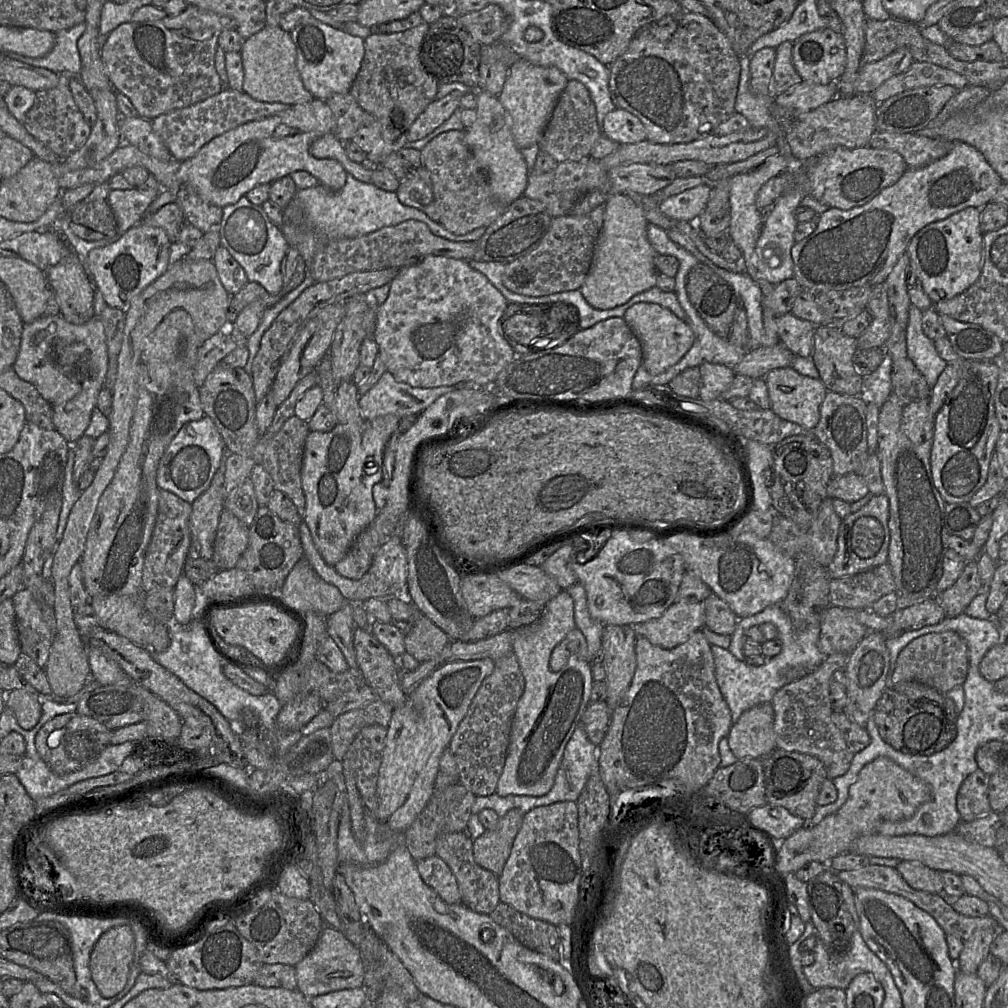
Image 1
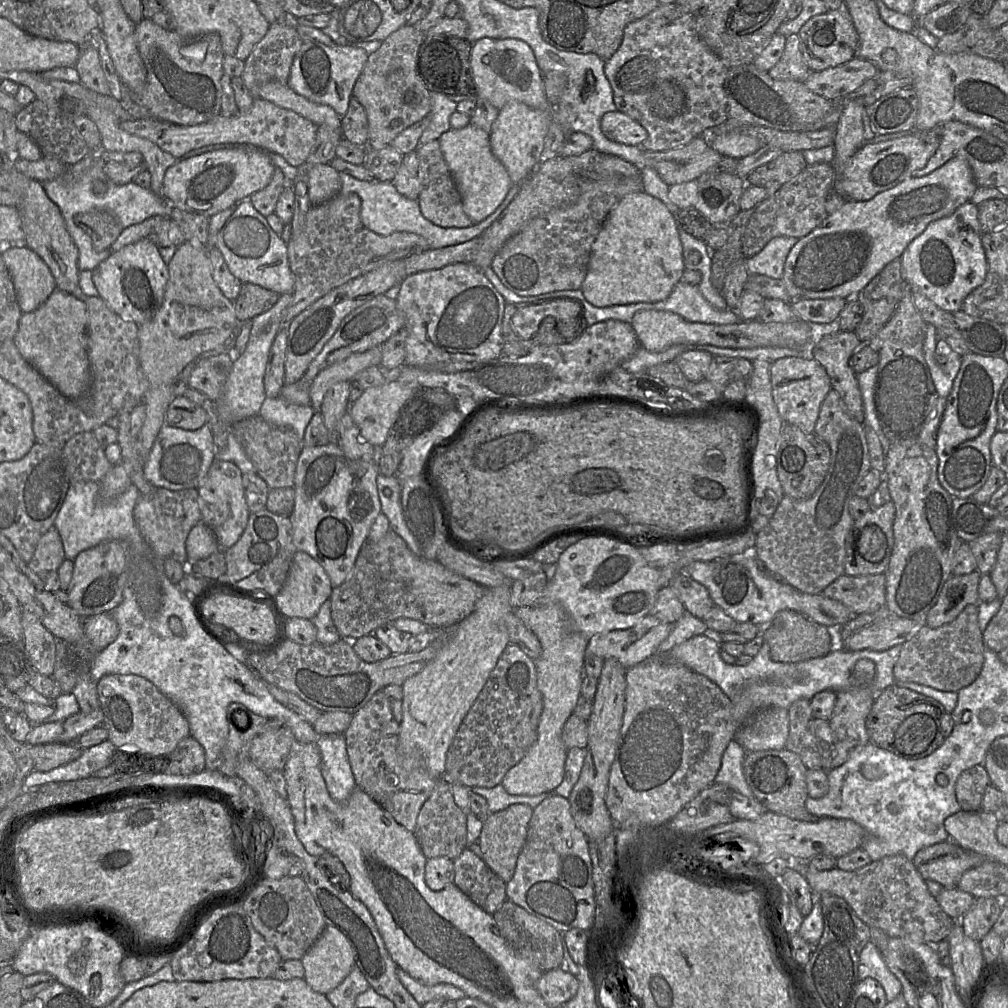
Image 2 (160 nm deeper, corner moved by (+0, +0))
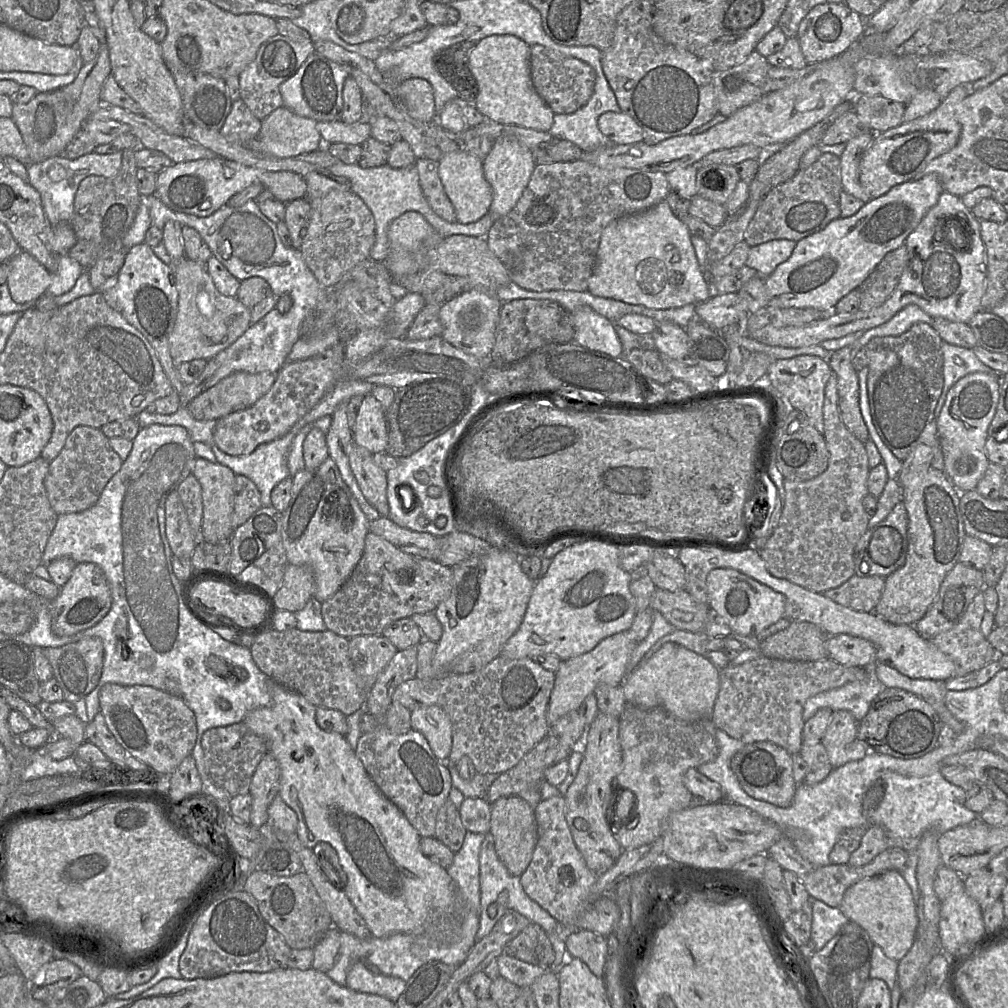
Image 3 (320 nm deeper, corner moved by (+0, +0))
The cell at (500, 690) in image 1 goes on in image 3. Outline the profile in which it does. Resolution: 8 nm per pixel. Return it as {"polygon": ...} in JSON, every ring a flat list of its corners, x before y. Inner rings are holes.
{"polygon":[[498,656,479,670,465,674,449,674,434,679,413,678,401,683,392,701,409,710,436,705,449,716,452,724,452,748,445,761,447,767,456,766,463,757,471,758,478,774,499,775,513,768,532,748,549,733,547,708,555,683,555,673,544,669,531,658,507,659]]}

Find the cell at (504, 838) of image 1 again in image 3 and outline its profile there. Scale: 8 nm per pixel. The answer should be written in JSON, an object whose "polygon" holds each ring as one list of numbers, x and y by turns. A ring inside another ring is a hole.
{"polygon":[[519,796,501,797,491,804,491,827,499,859,513,876,520,877,529,866,537,843,534,809]]}

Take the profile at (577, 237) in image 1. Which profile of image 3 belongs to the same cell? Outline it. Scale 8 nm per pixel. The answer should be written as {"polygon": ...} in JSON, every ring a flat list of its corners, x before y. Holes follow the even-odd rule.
{"polygon":[[577,160,536,164,515,207,496,220,485,239,502,262,511,282,530,291,587,291,603,230,613,220,648,210,665,200,670,191,663,172,629,168,601,168]]}

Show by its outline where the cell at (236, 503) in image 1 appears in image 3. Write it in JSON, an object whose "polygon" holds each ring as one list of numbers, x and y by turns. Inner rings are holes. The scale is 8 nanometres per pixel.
{"polygon":[[200,457,196,458,193,474,200,482,202,489,203,518,200,540,212,544,230,540,234,532,232,514,234,507,235,474,227,466,212,463]]}

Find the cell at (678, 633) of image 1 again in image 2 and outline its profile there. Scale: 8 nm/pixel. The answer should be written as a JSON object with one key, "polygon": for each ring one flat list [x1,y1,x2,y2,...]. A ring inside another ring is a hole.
{"polygon":[[646,615,626,630,594,635,588,639,585,655,615,658,628,669,656,655,659,645,669,636,672,628,673,624]]}

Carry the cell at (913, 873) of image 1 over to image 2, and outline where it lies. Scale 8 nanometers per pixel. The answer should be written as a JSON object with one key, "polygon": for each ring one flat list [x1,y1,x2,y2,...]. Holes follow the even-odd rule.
{"polygon":[[948,840,918,851,912,862,924,880,954,888,967,870,983,862,983,857]]}

